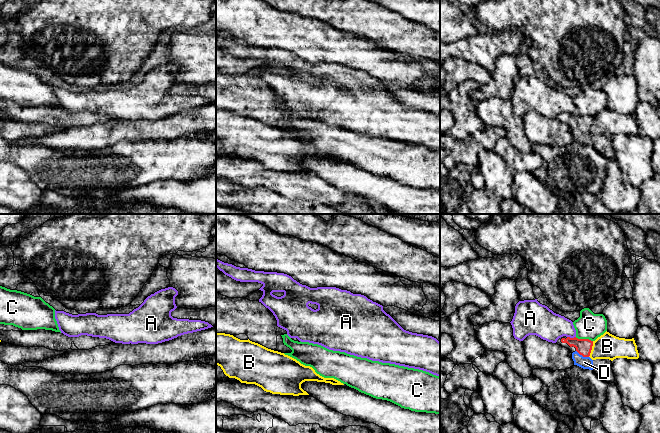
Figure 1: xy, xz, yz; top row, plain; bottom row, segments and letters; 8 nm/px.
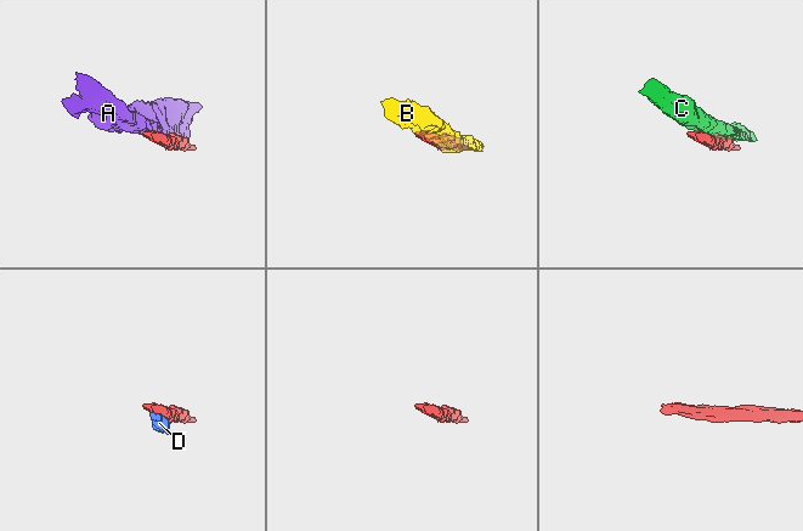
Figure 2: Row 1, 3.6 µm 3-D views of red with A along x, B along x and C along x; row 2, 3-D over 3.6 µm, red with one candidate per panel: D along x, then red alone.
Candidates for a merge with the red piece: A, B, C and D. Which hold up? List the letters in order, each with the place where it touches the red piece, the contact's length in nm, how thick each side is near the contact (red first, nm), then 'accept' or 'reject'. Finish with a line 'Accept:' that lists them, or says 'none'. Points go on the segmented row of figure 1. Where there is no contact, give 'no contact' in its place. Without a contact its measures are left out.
A: yz (571, 338) | 70 nm | 130/240 nm | reject
B: yz (591, 349) | 130 nm | 130/200 nm | reject
C: yz (584, 339) | 150 nm | 130/220 nm | reject
D: yz (582, 355) | 120 nm | 130/100 nm | reject
Accept: none

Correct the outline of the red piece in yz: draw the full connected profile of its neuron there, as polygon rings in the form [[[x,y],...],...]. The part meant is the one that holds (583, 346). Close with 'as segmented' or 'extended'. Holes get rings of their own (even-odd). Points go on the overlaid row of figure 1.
[[[566,336],[559,338],[556,343],[569,349],[571,353],[577,351],[583,357],[590,356],[593,346],[593,341],[589,339],[570,338]]]; extended

